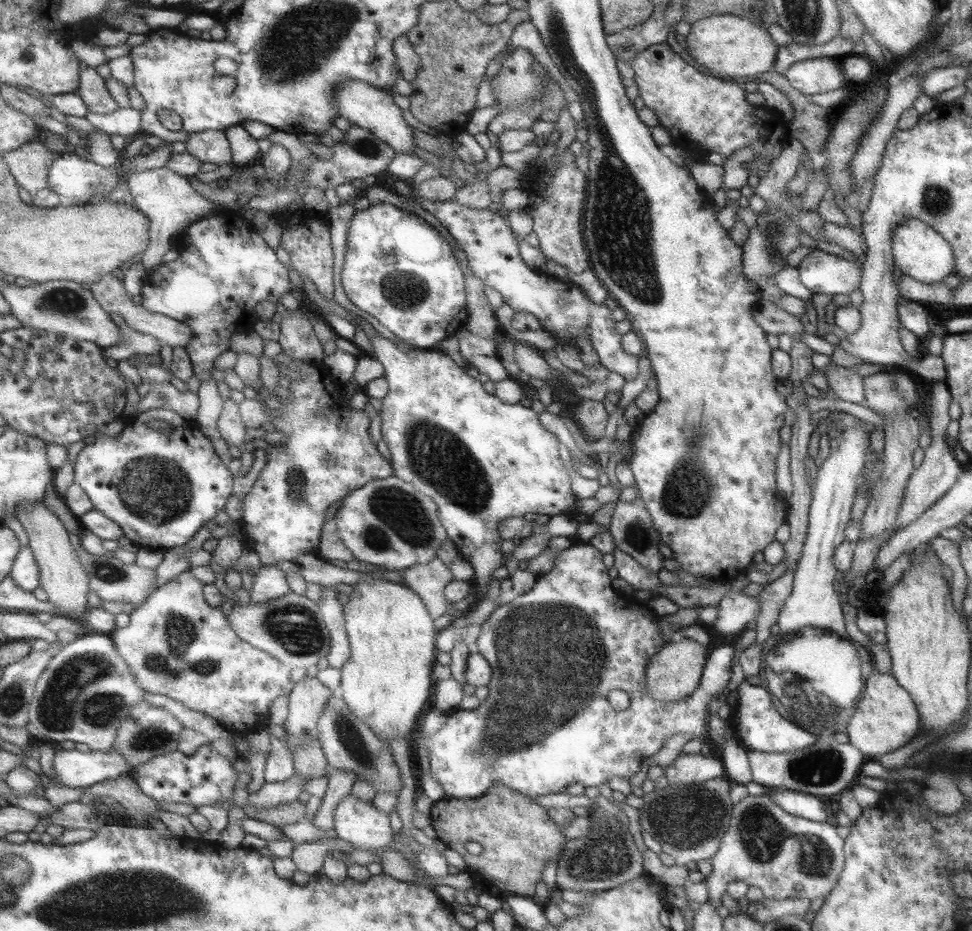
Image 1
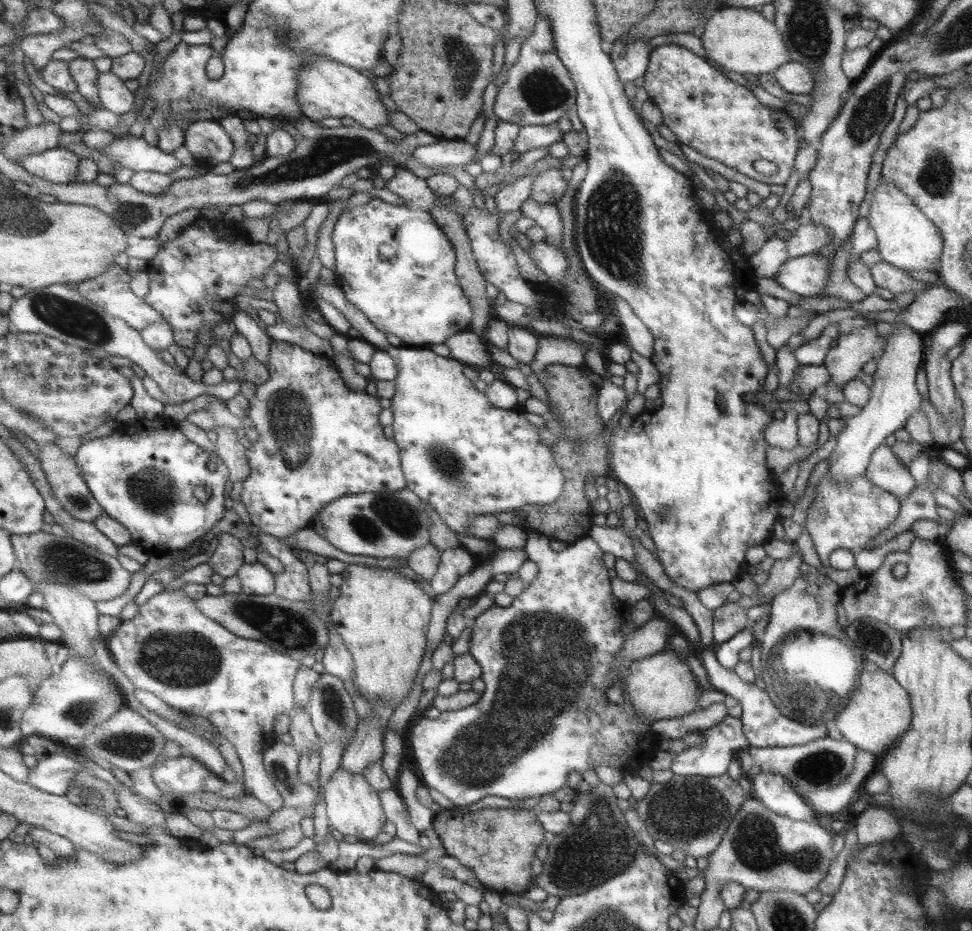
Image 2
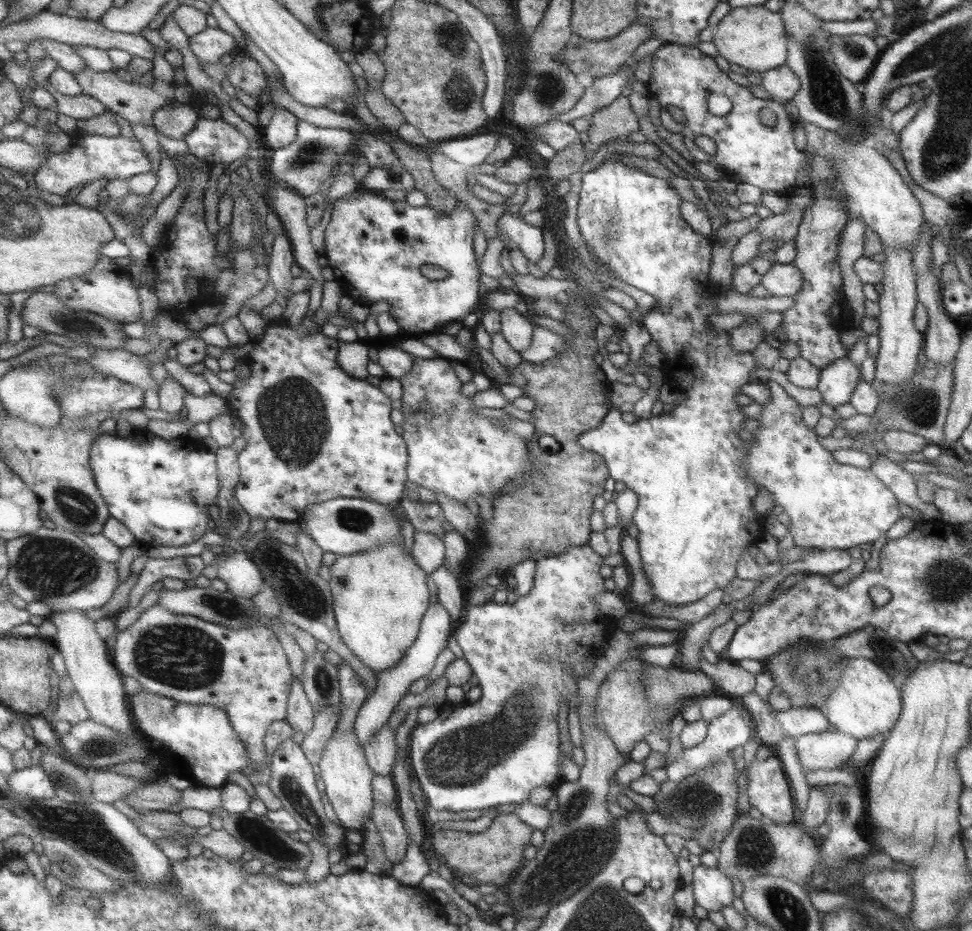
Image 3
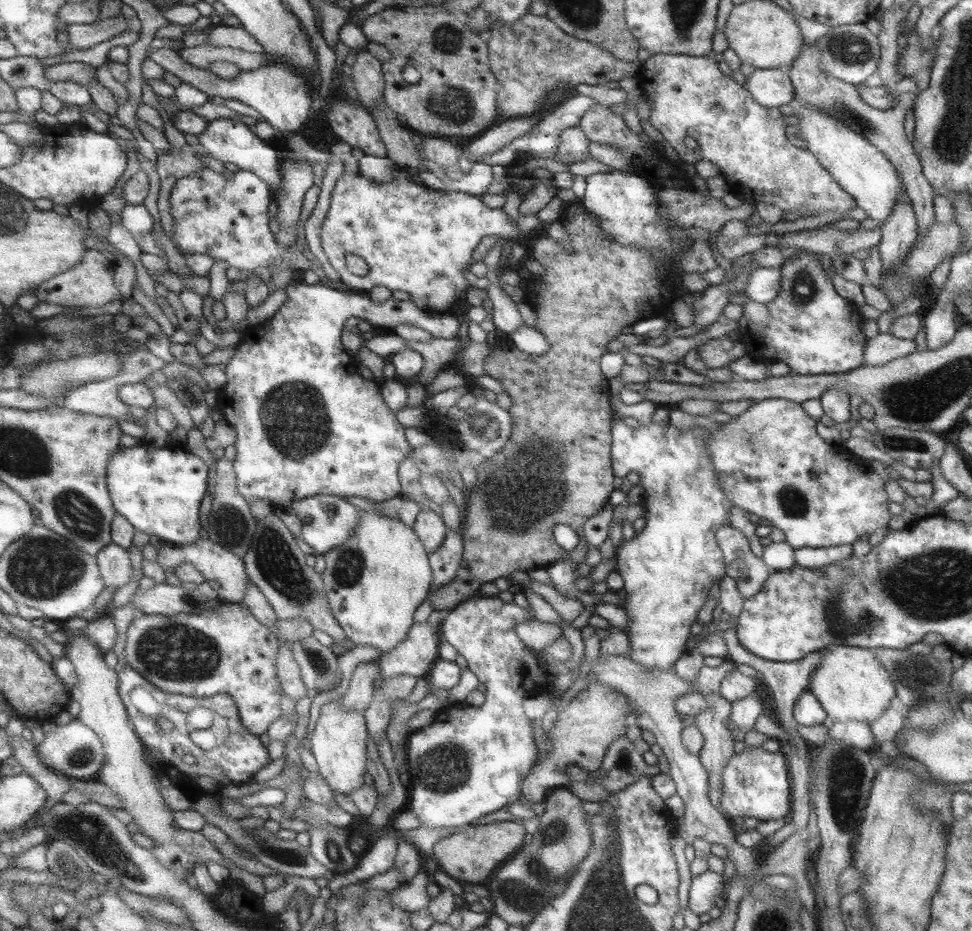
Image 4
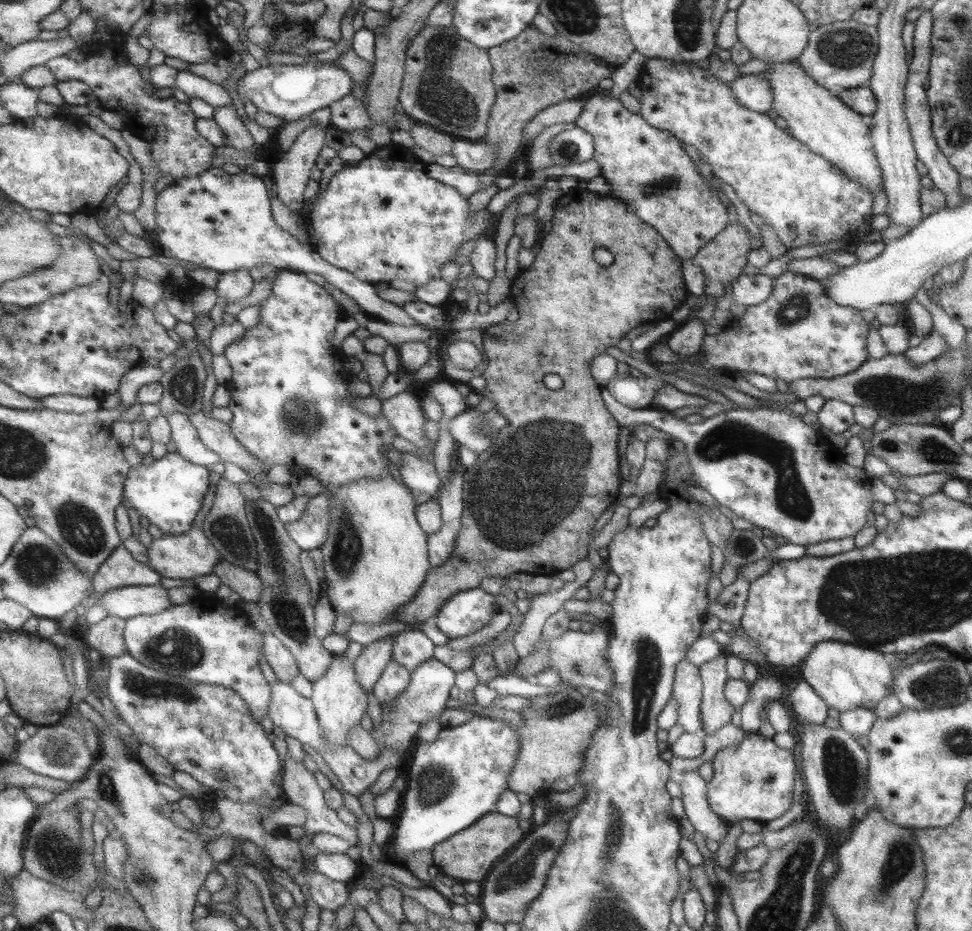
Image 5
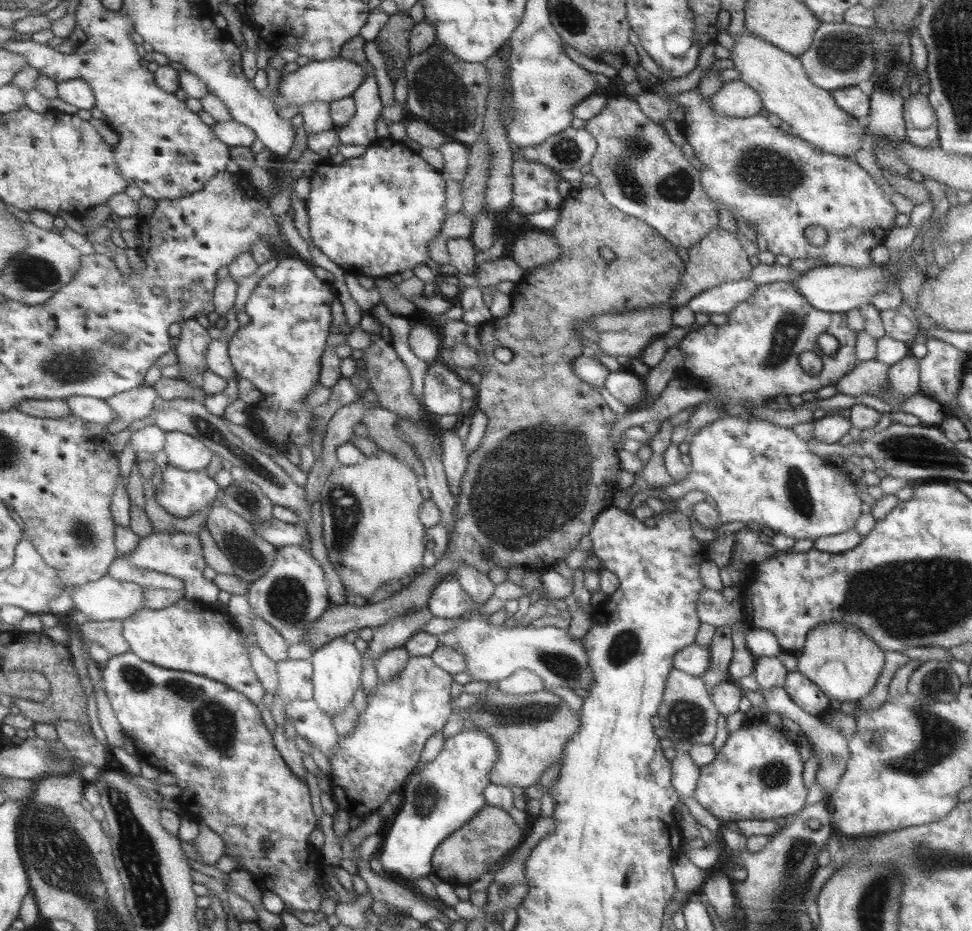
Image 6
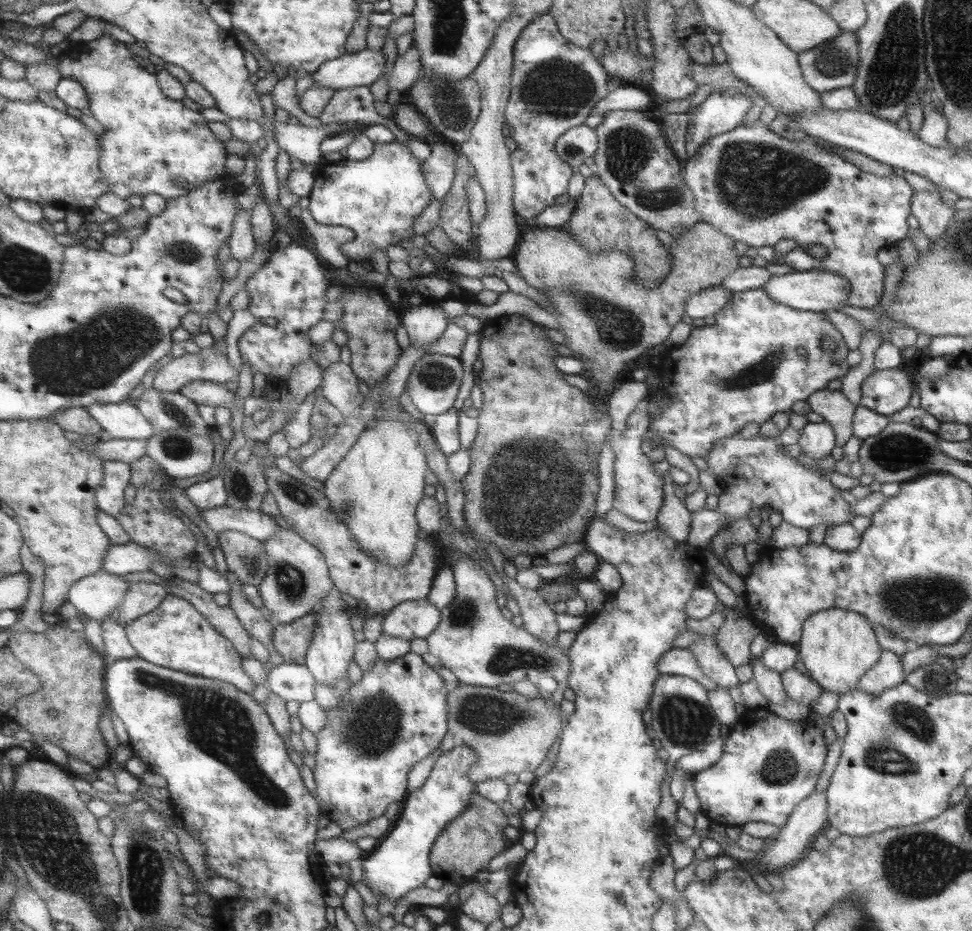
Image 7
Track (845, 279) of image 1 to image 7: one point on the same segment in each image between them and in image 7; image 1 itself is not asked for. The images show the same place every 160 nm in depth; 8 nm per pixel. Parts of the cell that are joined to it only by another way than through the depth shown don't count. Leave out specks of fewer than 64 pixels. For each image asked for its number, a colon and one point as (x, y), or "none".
2: (808, 275)
3: (780, 279)
4: (762, 286)
5: (748, 290)
6: (721, 299)
7: (706, 302)

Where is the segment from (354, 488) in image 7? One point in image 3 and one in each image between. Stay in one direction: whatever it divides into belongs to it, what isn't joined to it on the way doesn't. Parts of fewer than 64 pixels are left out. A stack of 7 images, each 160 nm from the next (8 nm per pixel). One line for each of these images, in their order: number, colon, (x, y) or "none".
3: (379, 596)
4: (373, 582)
5: (375, 557)
6: (370, 527)

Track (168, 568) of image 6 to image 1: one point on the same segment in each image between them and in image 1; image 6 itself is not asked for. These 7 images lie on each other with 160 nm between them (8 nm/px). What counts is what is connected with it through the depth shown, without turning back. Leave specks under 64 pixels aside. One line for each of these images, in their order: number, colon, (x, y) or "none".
1: (268, 582)
2: (255, 578)
3: (242, 578)
4: (215, 563)
5: (179, 556)

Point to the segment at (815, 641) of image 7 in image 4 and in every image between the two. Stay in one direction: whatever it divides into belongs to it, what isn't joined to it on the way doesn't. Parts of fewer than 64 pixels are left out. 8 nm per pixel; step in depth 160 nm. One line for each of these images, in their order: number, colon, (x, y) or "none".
4: (850, 684)
5: (845, 676)
6: (844, 663)

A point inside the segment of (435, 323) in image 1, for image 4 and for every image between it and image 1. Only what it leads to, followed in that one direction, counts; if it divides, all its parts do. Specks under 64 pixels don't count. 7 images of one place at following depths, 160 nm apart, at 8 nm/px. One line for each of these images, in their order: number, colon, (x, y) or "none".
2: (394, 264)
3: (374, 247)
4: (412, 238)

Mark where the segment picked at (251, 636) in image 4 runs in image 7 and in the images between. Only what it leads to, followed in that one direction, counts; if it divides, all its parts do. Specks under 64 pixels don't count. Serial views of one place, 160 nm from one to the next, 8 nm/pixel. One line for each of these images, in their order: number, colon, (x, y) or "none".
5: (218, 646)
6: (183, 637)
7: (173, 635)

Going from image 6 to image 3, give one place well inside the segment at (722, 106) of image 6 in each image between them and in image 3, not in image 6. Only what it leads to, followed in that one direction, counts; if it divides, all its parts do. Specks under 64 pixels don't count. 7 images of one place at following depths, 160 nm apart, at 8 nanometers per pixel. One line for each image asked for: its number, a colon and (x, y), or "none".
3: (781, 83)
4: (770, 87)
5: (752, 91)

